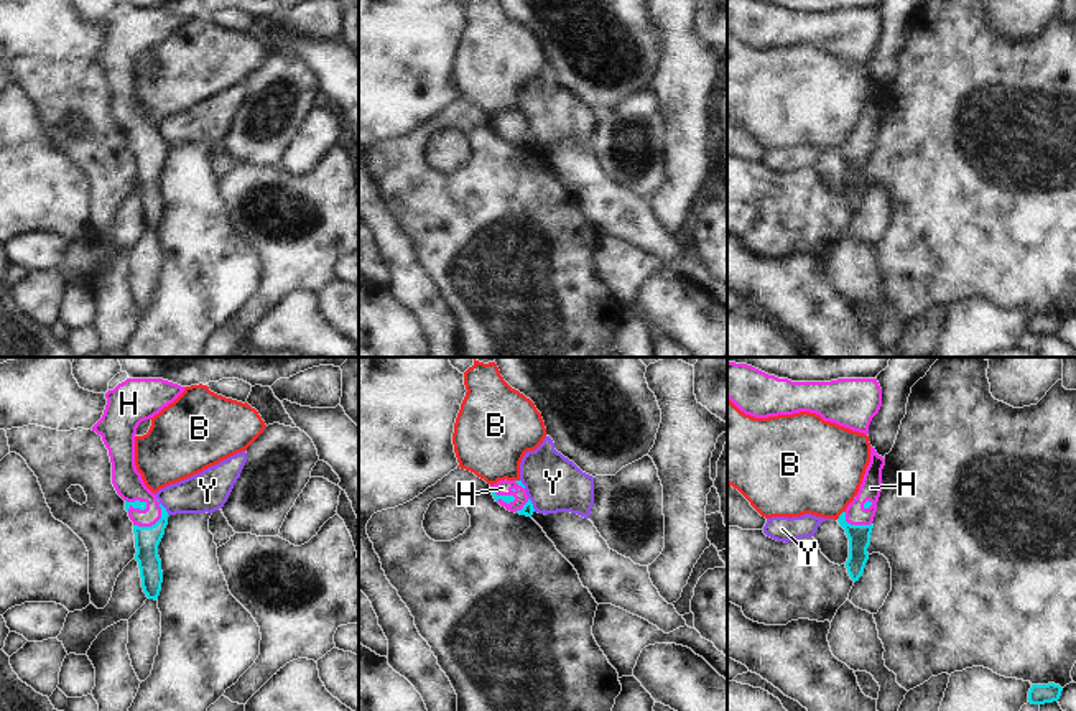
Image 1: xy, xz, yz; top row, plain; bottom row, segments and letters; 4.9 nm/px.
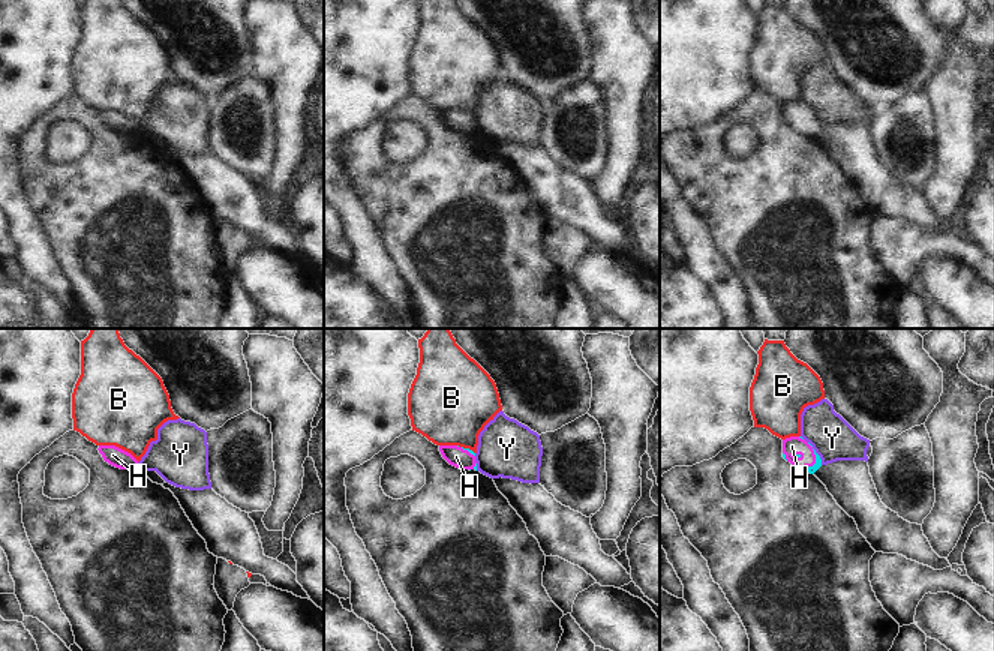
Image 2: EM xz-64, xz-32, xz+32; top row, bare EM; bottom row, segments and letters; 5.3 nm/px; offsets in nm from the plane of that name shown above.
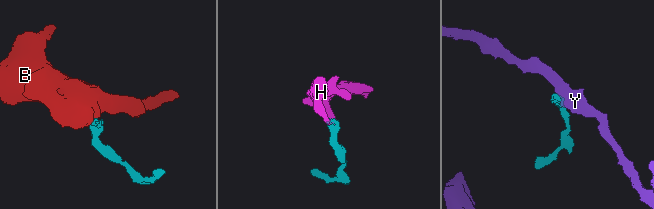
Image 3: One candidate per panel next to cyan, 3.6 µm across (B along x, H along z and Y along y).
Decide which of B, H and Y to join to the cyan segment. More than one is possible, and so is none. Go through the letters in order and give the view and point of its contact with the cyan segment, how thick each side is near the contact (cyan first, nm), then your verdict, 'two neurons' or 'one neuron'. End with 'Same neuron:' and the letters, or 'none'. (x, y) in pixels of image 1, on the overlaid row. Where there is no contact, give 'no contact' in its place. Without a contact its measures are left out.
B: contact yz (839, 515); calibres 110 and 440 nm; two neurons
H: contact xy (157, 522); calibres 130 and 140 nm; one neuron
Y: contact xy (163, 507); calibres 130 and 200 nm; two neurons
Same neuron: H

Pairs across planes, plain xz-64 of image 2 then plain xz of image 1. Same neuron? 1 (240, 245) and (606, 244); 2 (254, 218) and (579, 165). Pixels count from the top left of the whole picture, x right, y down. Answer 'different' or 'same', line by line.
1: same
2: same

